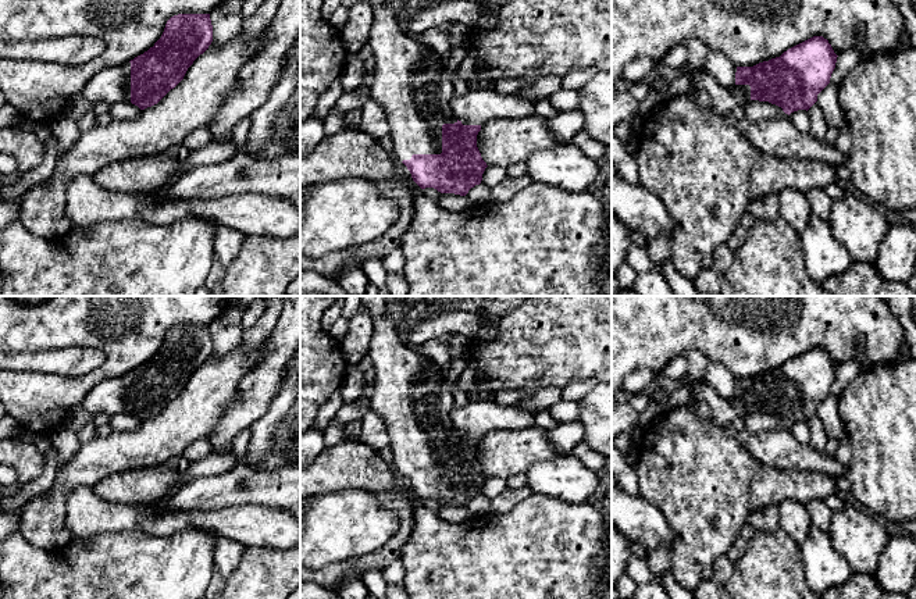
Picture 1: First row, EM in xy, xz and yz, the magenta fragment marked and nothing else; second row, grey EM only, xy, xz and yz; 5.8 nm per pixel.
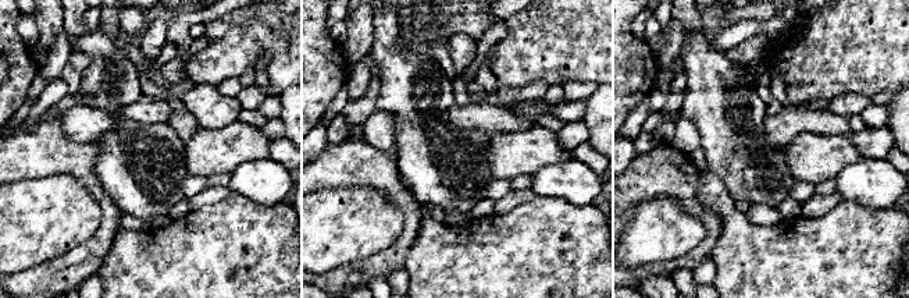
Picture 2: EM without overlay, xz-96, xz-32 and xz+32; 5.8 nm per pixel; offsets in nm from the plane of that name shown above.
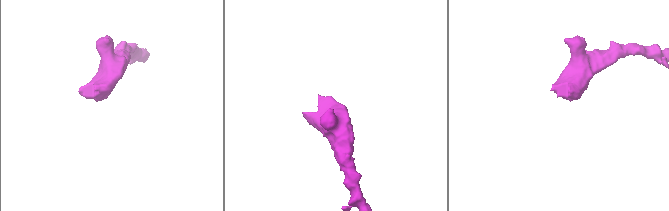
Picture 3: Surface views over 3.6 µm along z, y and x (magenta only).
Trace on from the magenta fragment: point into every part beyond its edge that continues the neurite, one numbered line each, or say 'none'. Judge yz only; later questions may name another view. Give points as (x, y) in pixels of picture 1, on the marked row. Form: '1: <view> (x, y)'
1: yz (724, 100)

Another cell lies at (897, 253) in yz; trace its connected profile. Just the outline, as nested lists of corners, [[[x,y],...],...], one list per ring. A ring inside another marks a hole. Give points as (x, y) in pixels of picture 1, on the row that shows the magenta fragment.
[[[909,222],[891,224],[874,263],[881,277],[891,282],[908,282],[916,268],[916,231]]]

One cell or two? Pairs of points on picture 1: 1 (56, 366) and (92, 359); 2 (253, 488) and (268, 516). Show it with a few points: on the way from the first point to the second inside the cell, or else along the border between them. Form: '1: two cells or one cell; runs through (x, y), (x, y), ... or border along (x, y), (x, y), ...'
1: one cell; runs through (64, 363), (79, 363), (84, 360)
2: two cells; border along (230, 505), (263, 503), (285, 509)

